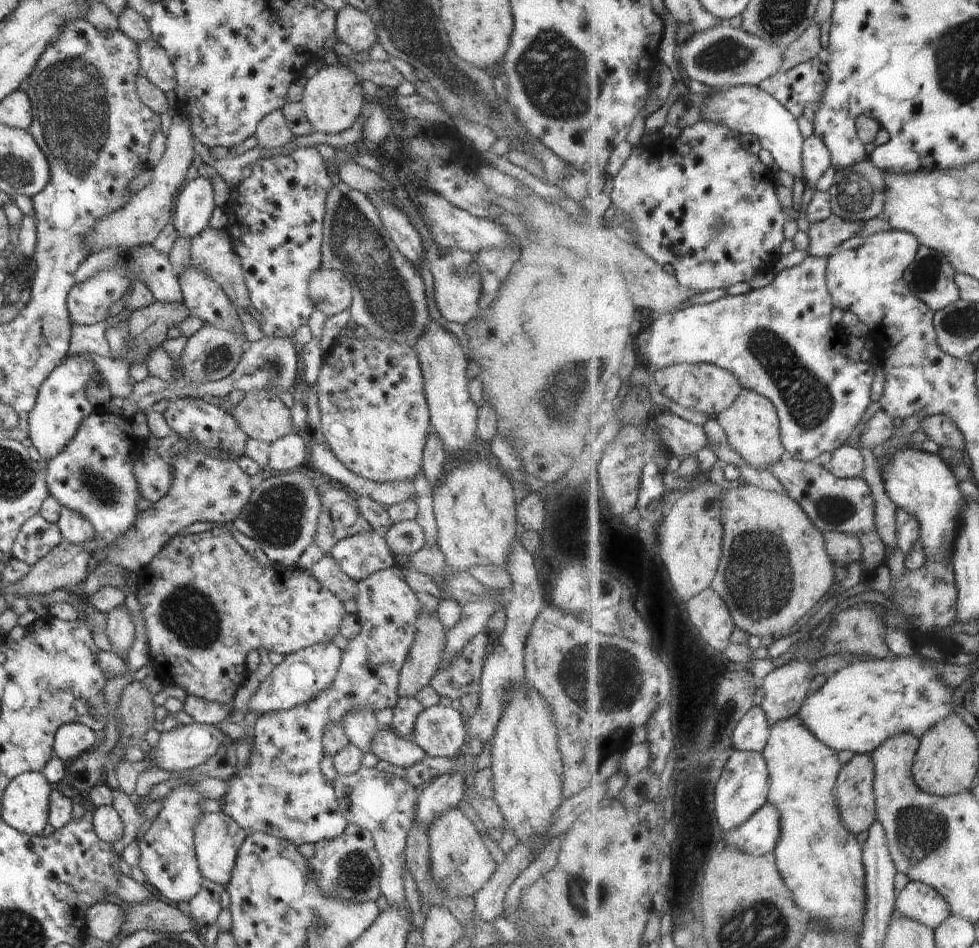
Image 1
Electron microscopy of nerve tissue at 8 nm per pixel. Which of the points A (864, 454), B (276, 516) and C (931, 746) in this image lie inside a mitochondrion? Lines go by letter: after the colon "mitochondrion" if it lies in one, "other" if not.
A: other
B: mitochondrion
C: other

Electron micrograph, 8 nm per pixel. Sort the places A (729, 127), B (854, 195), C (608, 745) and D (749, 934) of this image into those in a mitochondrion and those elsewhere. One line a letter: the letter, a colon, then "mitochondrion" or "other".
A: other
B: mitochondrion
C: other
D: mitochondrion

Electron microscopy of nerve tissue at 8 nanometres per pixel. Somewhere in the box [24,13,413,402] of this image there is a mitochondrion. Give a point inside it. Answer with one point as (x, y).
(74, 122)

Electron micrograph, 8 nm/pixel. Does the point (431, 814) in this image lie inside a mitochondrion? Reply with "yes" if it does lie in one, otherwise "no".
no

